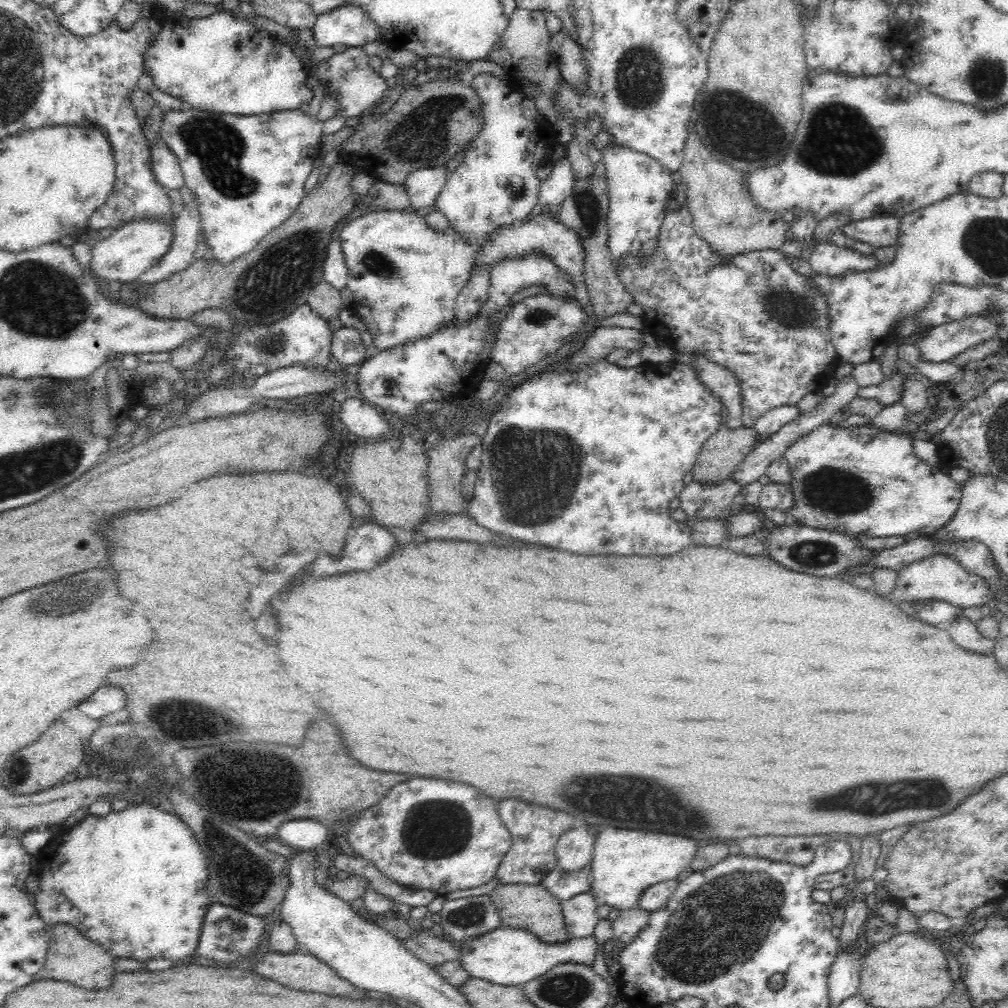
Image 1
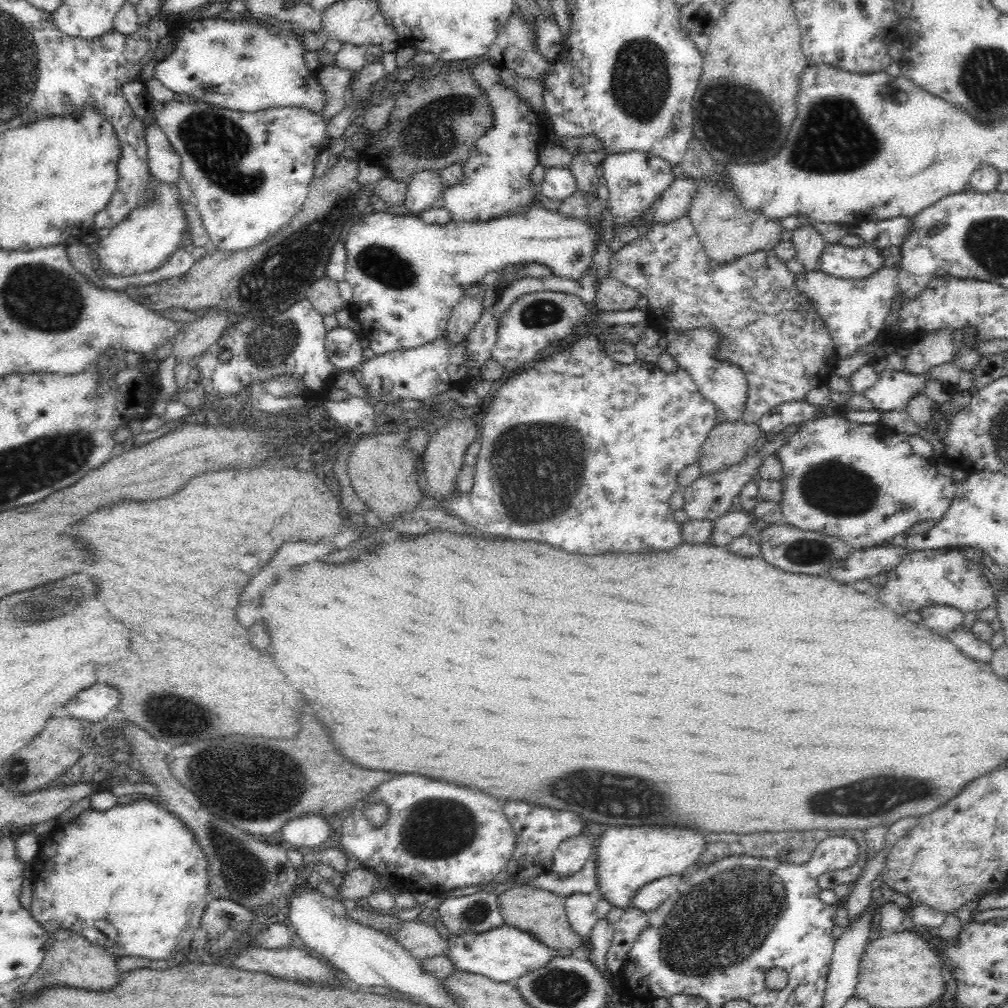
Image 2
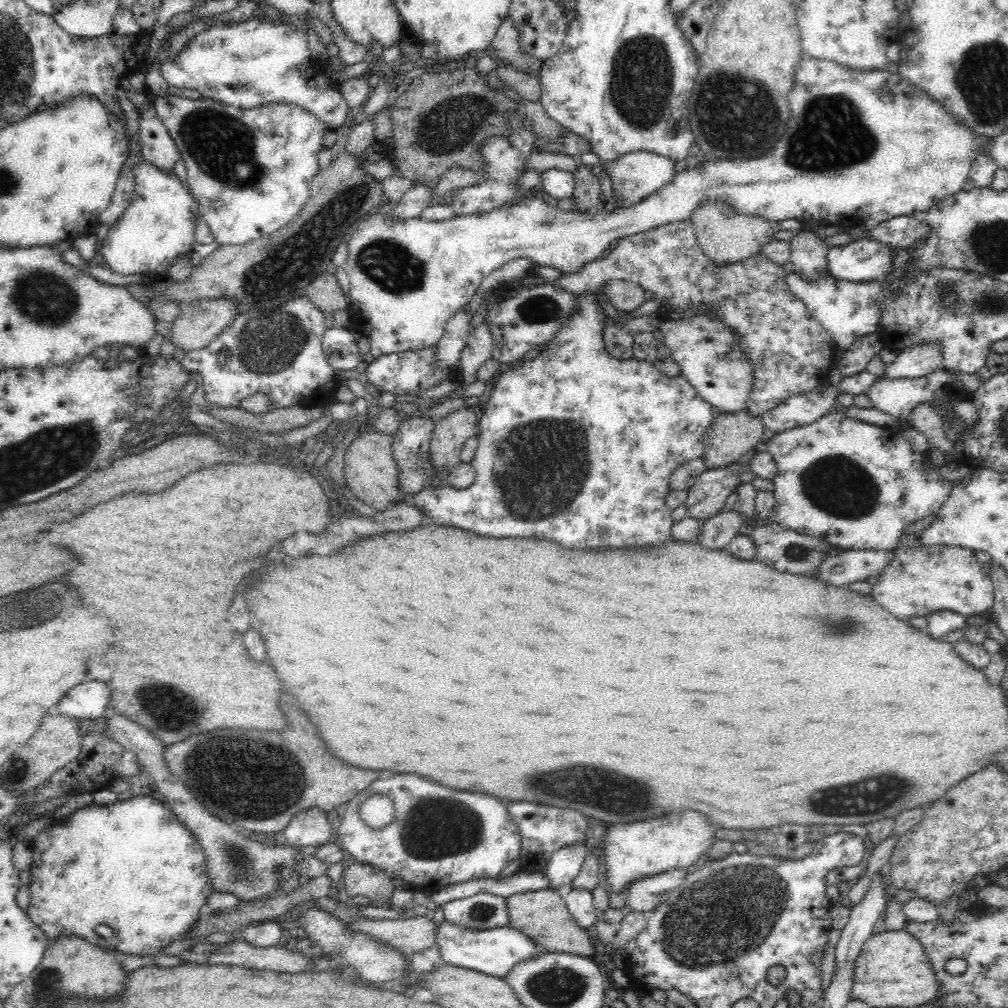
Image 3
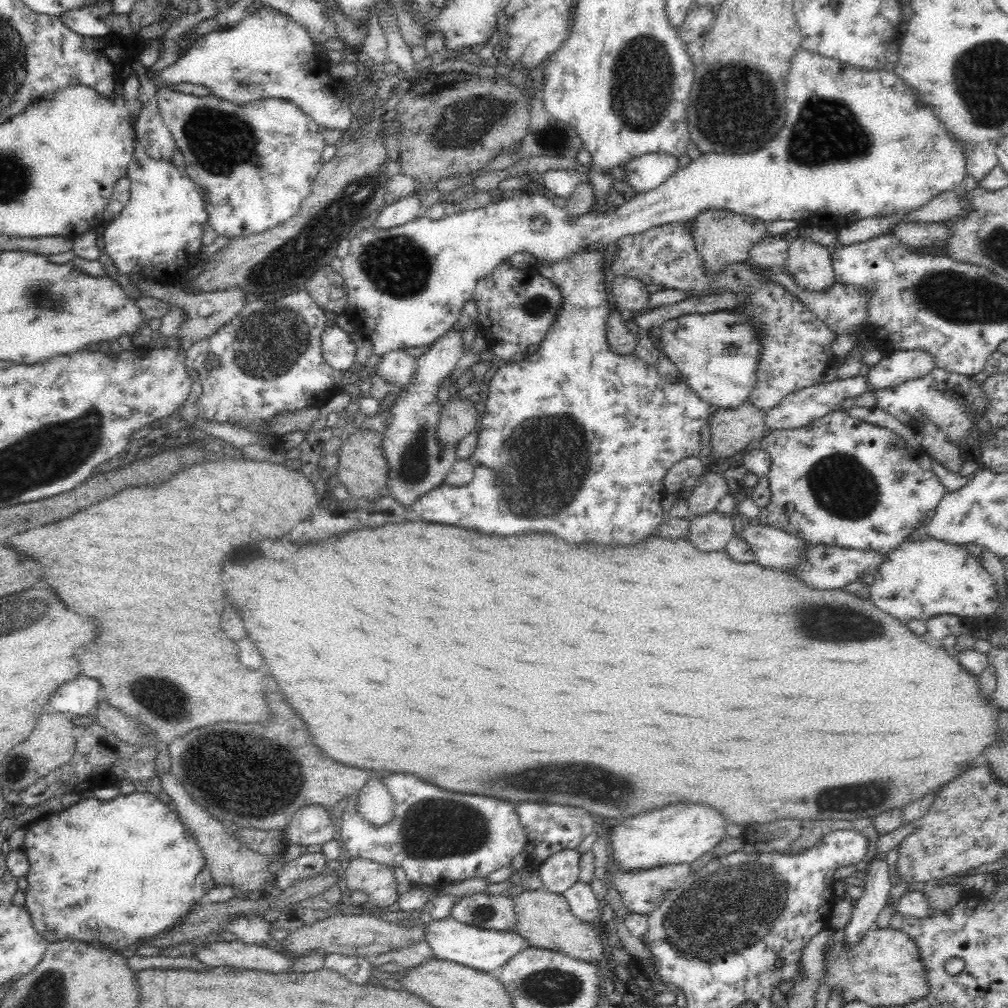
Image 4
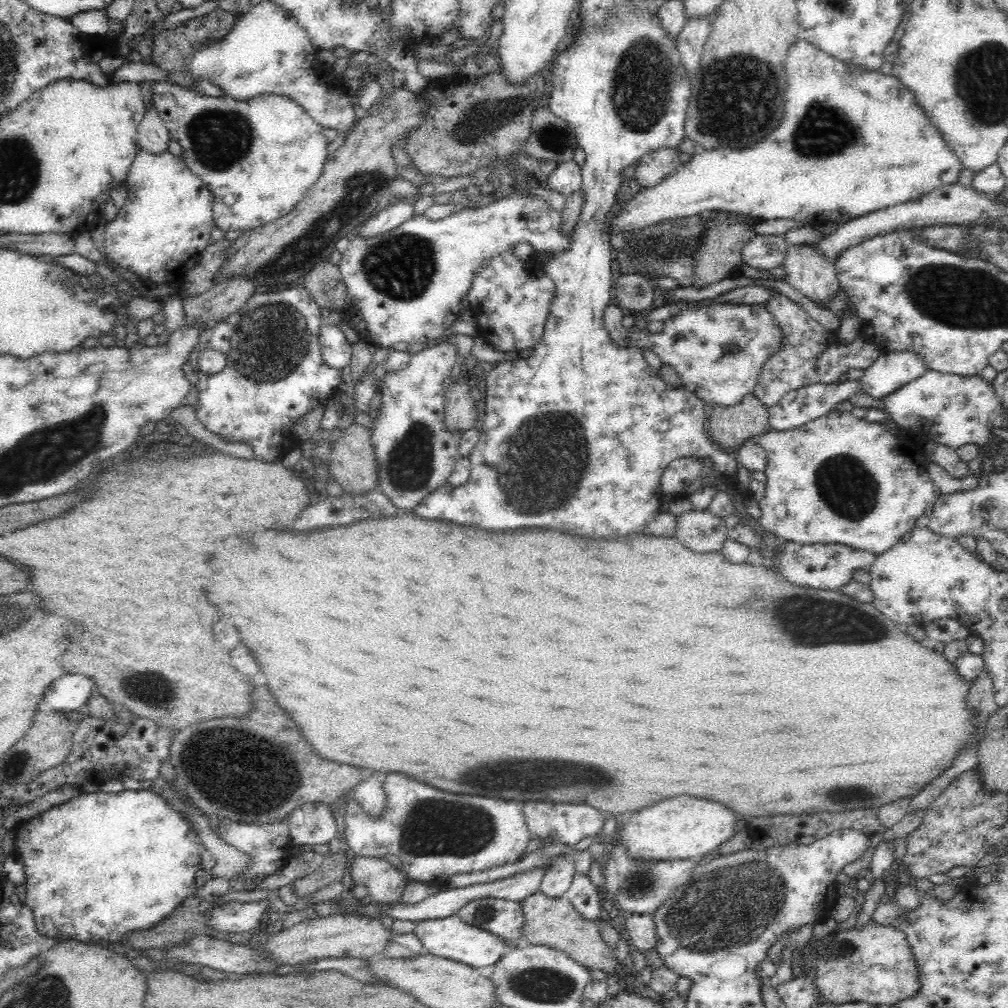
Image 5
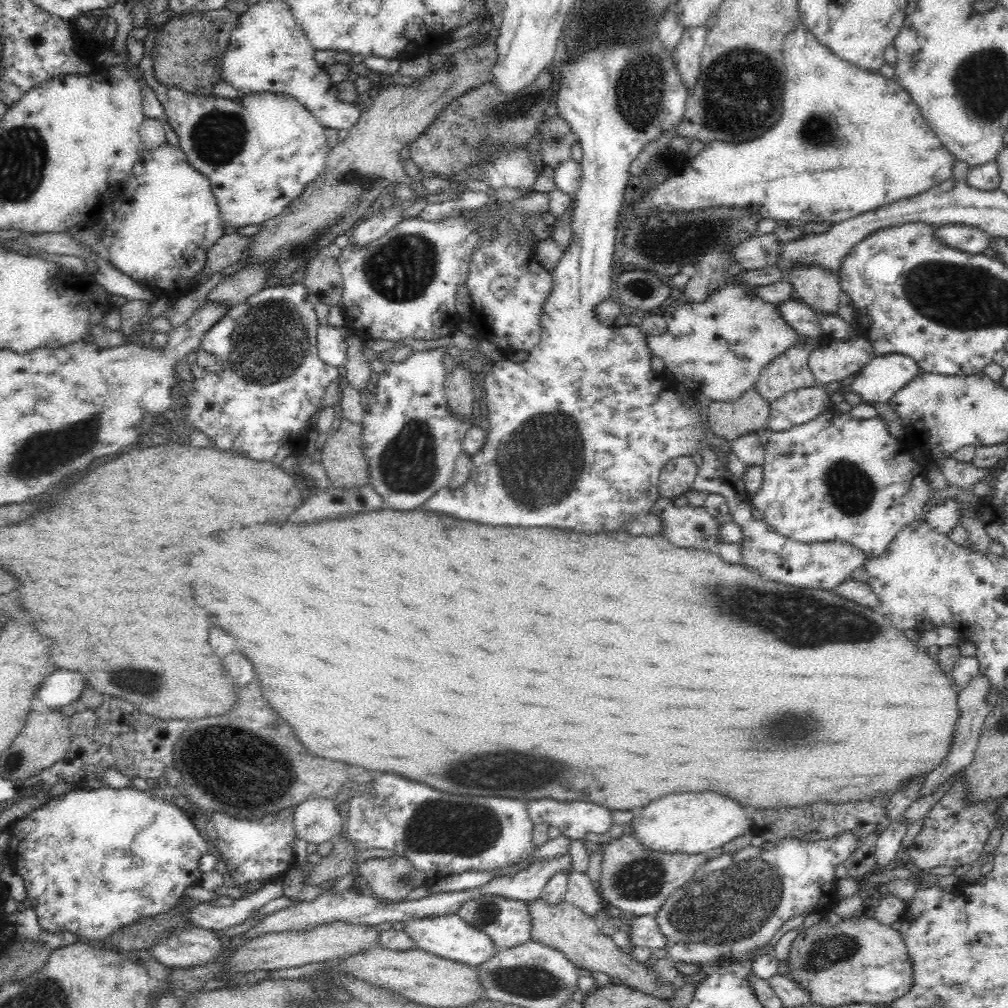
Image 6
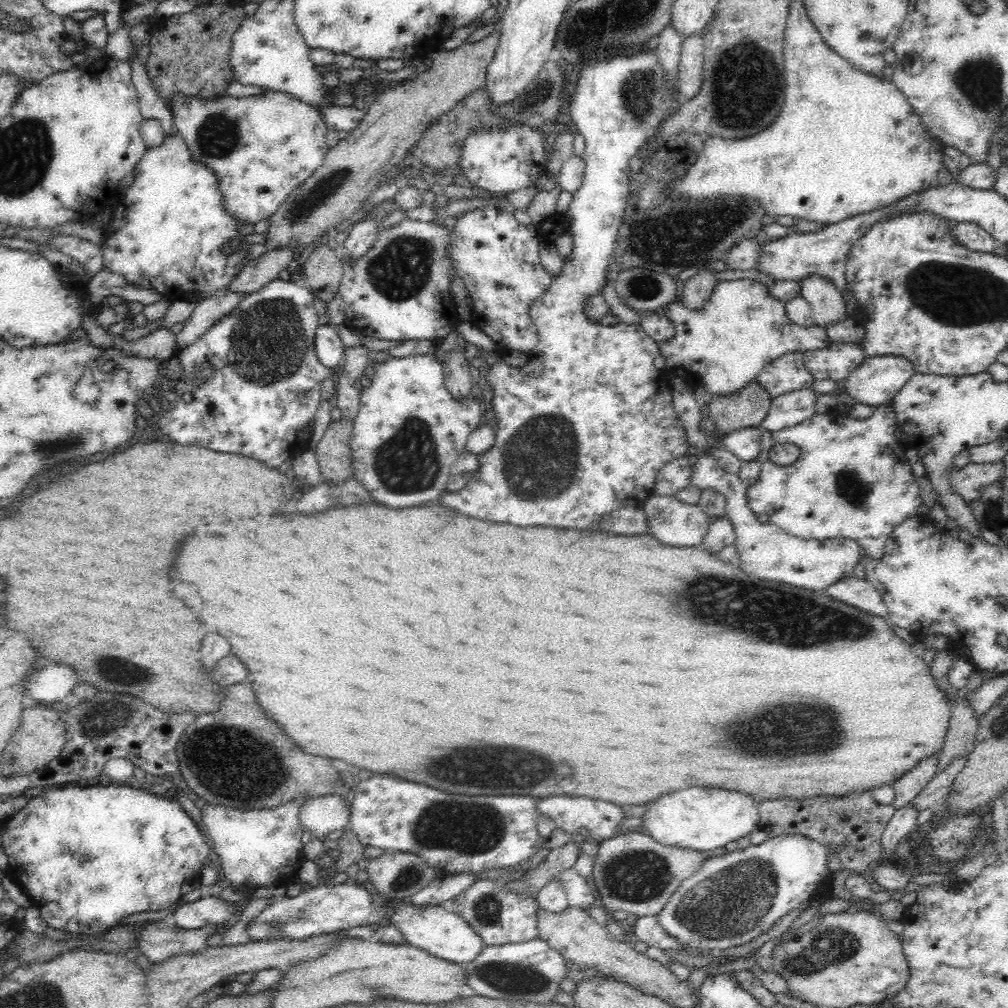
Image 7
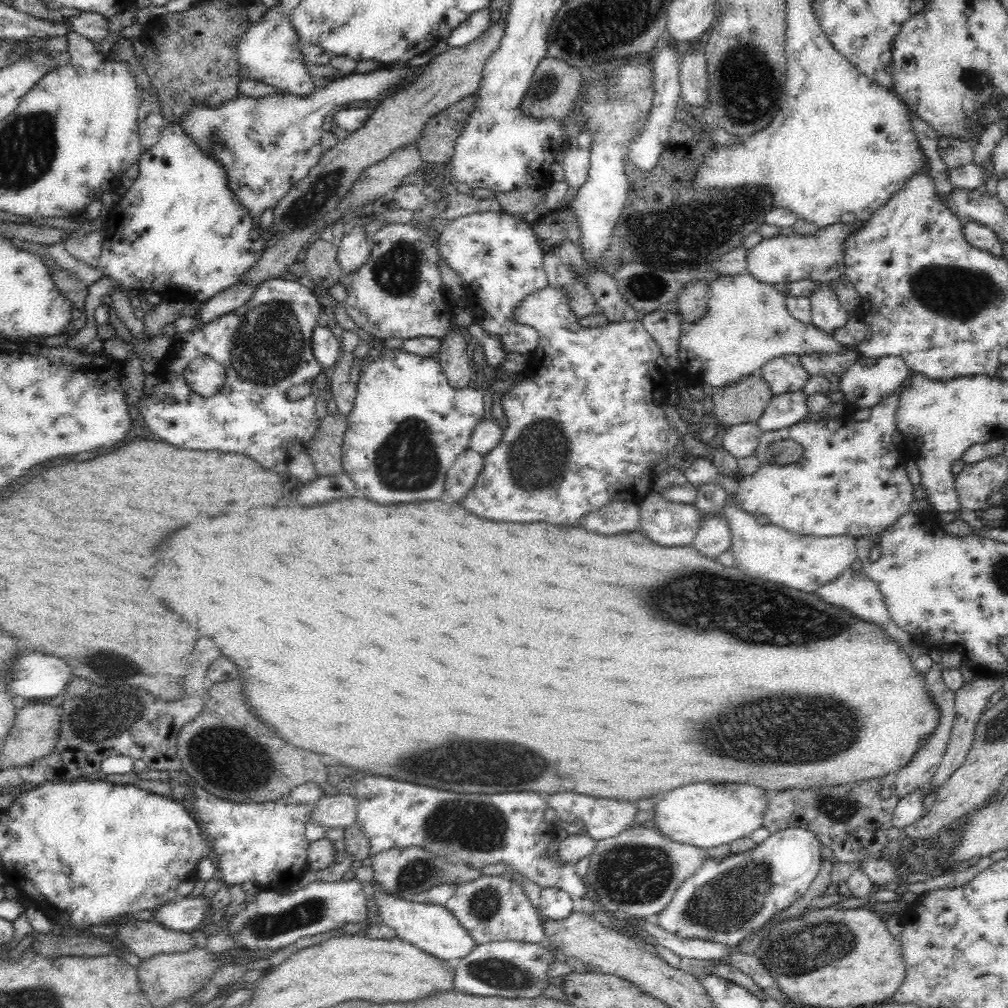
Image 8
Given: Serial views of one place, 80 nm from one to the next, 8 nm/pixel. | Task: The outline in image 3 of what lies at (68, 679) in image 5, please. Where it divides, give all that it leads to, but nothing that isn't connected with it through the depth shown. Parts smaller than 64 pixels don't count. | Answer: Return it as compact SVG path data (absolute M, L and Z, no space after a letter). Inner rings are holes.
M84 682L72 688L60 700L55 713L66 715L74 720L97 721L105 715L110 706L110 688L104 682Z

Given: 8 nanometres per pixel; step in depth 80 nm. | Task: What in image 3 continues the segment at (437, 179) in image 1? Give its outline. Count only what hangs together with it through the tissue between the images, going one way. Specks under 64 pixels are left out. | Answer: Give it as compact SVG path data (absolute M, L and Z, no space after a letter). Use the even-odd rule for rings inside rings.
M414 182L414 185L396 202L395 209L386 215L392 220L408 220L408 218L419 217L434 198L433 192L434 187Z

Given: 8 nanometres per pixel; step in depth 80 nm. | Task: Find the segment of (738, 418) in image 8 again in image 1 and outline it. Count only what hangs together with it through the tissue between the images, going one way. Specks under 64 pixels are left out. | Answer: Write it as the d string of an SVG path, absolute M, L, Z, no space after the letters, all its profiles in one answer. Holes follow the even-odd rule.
M721 426L704 444L694 464L692 481L721 483L737 469L741 460L757 445L758 434L752 427L740 427L730 431Z

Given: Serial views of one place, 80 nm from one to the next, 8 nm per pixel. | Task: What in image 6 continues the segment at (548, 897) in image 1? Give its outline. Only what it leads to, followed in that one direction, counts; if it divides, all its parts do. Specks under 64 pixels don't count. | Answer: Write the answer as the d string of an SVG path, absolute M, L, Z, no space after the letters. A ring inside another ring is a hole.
M538 896L528 902L528 915L530 915L530 939L563 952L567 959L580 969L608 974L615 981L624 982L631 988L659 999L666 1000L674 996L672 986L660 987L653 969L646 968L646 965L638 963L636 959L628 958L614 943L612 937L602 934L594 917L586 915L582 909L568 901L548 904Z

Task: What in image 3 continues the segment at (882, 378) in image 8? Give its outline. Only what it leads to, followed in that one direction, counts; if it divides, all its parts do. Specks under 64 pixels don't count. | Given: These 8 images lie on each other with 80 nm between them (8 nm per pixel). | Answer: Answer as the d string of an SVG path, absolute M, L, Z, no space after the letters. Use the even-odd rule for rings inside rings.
M922 342L908 346L892 363L888 363L885 376L890 378L920 378L942 368L941 344Z

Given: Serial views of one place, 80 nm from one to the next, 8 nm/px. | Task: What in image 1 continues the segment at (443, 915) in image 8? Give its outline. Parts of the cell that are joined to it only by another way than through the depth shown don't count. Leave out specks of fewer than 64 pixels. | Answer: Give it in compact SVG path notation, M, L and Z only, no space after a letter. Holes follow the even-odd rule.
M498 926L489 933L483 934L476 939L468 939L462 943L458 943L458 947L461 954L459 960L461 960L462 968L469 972L470 977L487 980L488 982L507 987L522 987L523 984L547 973L557 964L572 963L592 967L597 952L600 951L598 941L594 936L581 939L569 937L568 940L564 940L564 942L554 942L554 944L550 944L549 942L541 941L538 937L524 929L504 926Z

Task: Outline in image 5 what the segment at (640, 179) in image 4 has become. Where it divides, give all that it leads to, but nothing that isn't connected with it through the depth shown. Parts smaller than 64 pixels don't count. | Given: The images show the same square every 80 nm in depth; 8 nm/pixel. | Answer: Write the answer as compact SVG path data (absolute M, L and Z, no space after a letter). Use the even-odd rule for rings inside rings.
M660 148L637 160L634 164L634 179L640 191L654 188L675 172L681 165L678 156L679 153L672 148Z

